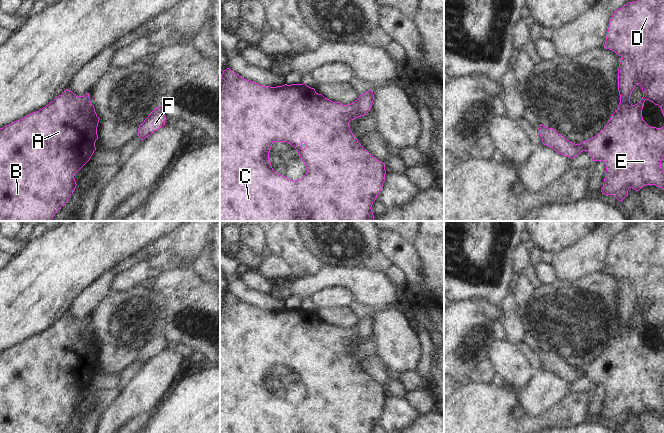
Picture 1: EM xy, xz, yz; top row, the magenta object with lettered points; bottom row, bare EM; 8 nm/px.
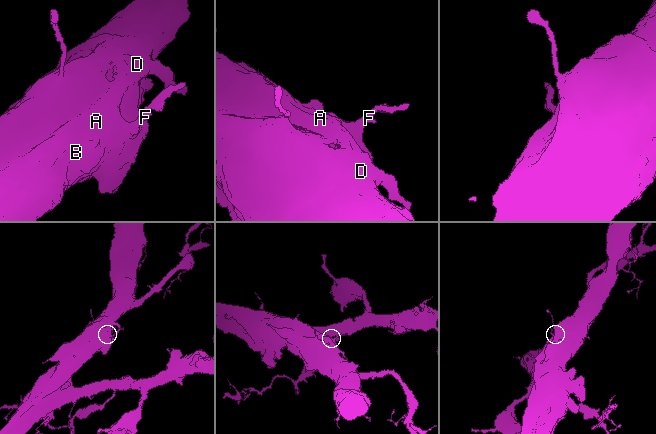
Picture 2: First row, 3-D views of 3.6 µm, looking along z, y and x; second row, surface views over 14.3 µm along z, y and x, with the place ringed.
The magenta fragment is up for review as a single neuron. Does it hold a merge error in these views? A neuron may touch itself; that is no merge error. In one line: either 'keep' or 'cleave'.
keep

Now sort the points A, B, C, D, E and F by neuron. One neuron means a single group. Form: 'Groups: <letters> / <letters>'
Groups: A B C D E F.

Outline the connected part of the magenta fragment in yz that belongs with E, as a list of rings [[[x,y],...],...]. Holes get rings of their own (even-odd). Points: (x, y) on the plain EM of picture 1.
[[[641,221],[615,234],[609,245],[604,272],[622,281],[618,291],[620,327],[605,352],[580,368],[570,366],[555,353],[542,348],[538,354],[542,367],[561,379],[573,383],[581,376],[588,375],[593,385],[604,385],[606,395],[601,416],[614,419],[622,426],[630,412],[637,416],[646,409],[664,413],[664,396],[661,391],[664,381],[664,350],[651,351],[642,341],[646,324],[658,329],[664,340],[664,221]],[[637,308],[642,311],[643,321],[640,326],[632,329],[630,320]]]

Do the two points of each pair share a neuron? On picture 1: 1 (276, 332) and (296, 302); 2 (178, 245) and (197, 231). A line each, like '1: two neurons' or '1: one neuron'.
1: two neurons
2: one neuron

